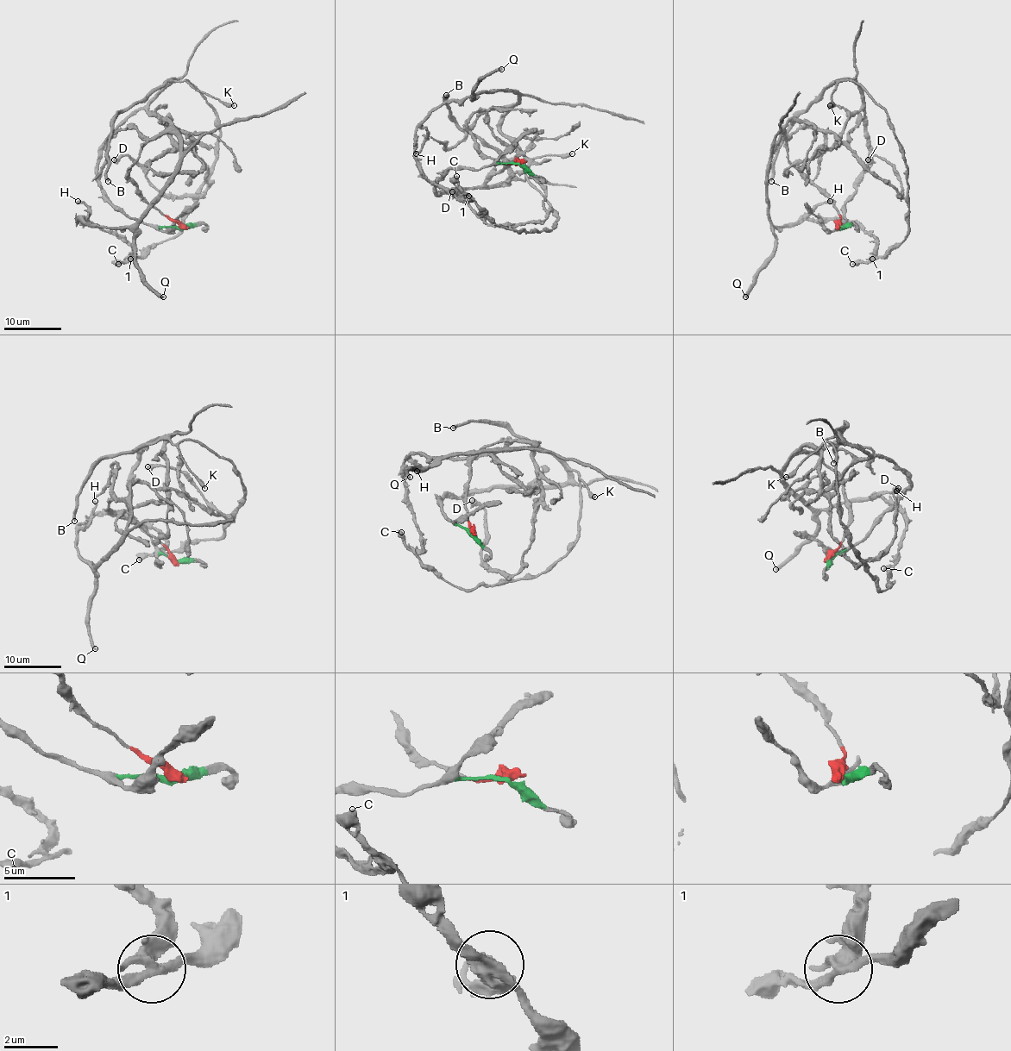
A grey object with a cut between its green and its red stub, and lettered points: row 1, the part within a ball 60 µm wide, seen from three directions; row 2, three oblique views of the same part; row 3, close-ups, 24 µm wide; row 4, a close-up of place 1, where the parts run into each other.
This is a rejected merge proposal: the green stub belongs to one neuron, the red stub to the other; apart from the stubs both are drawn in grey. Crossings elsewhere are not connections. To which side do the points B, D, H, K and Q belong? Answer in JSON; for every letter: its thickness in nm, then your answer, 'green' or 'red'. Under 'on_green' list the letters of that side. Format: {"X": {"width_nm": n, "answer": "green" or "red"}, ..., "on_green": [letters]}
{"B": {"width_nm": 320, "answer": "green"}, "D": {"width_nm": 500, "answer": "red"}, "H": {"width_nm": 320, "answer": "red"}, "K": {"width_nm": 360, "answer": "green"}, "Q": {"width_nm": 360, "answer": "red"}, "on_green": ["B", "K"]}

